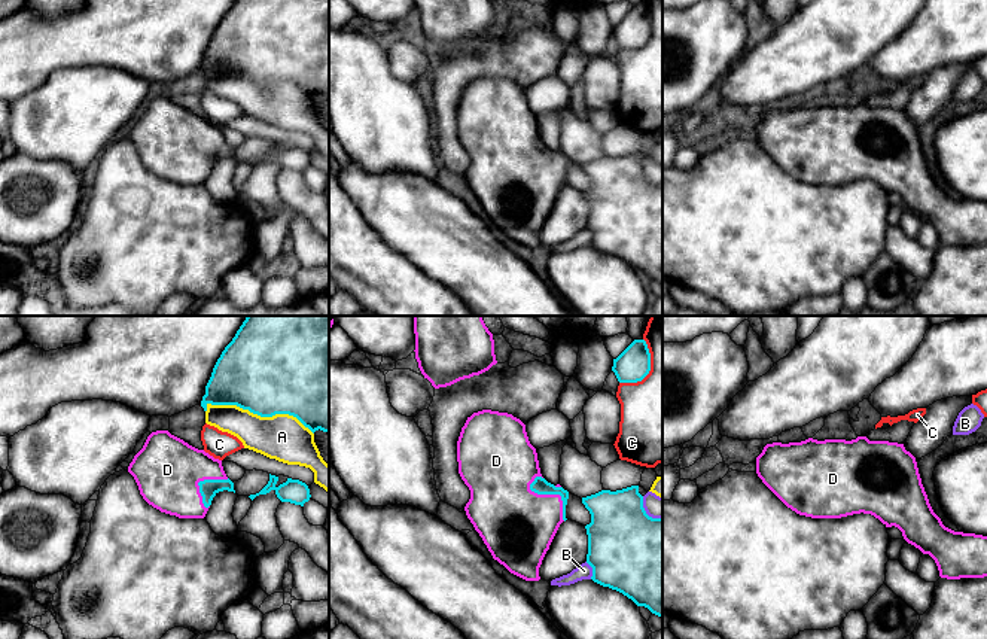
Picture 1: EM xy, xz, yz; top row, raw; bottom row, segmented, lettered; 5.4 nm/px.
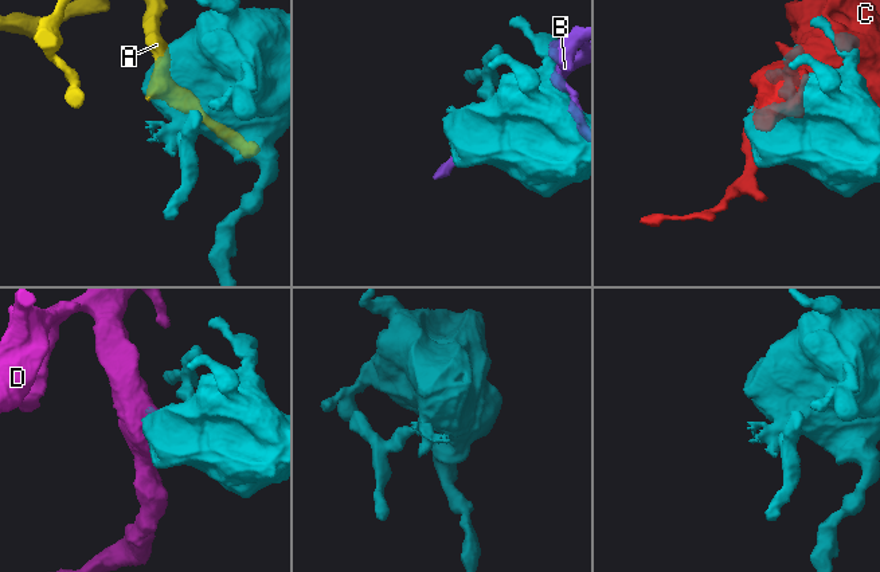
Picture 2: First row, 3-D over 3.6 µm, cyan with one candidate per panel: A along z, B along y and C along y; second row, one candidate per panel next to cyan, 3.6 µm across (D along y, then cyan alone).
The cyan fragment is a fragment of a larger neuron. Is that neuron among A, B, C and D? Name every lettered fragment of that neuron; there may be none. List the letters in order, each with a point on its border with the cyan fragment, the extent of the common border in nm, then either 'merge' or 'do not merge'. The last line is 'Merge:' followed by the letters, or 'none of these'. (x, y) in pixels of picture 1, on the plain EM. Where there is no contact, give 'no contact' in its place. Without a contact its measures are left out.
A: xy (259, 81) | 600 nm | do not merge
B: xz (593, 237) | 100 nm | do not merge
C: xz (649, 36) | 280 nm | do not merge
D: xz (551, 160) | 300 nm | merge
Merge: D

